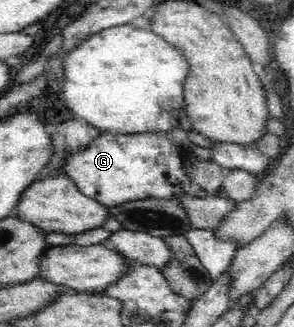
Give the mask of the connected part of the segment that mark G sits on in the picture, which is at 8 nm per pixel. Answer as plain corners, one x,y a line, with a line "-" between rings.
102,132
85,149
63,155
62,173
68,175
78,190
105,207
119,207
137,199
168,199
191,189
181,155
185,149
170,143
161,133
137,135

